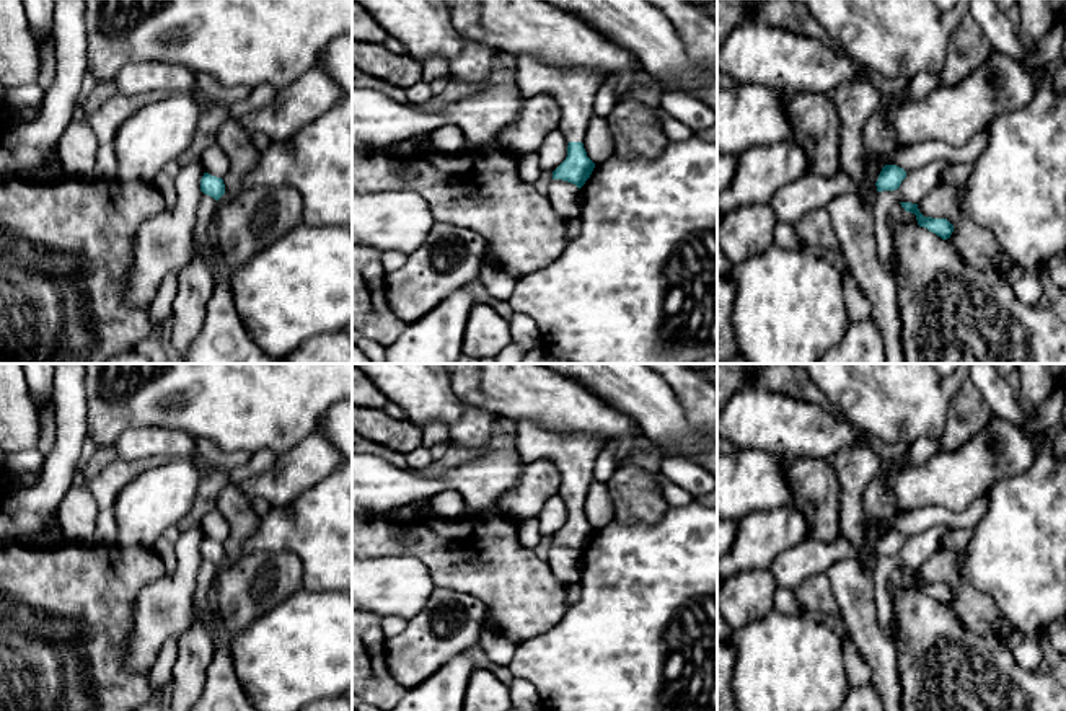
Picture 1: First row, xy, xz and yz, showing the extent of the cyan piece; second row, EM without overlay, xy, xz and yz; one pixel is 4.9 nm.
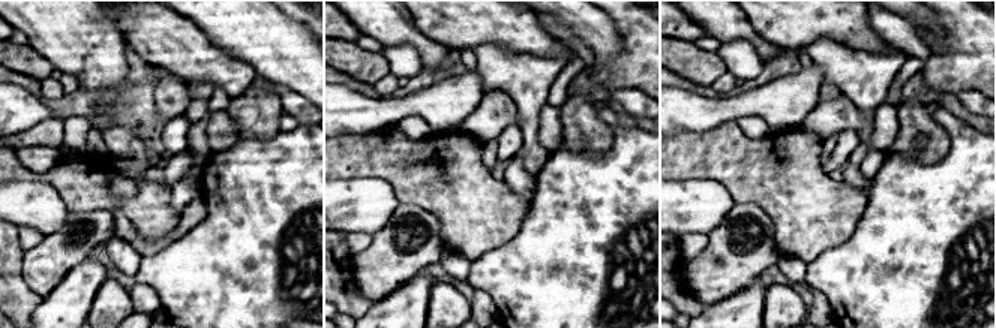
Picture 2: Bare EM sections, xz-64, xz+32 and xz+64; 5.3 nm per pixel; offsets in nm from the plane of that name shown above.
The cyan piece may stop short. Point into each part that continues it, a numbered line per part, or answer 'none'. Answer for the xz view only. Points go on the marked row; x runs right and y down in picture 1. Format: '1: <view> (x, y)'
1: xz (574, 90)

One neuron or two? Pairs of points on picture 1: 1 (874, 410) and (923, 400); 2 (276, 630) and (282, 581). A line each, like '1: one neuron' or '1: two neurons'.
1: one neuron
2: two neurons

